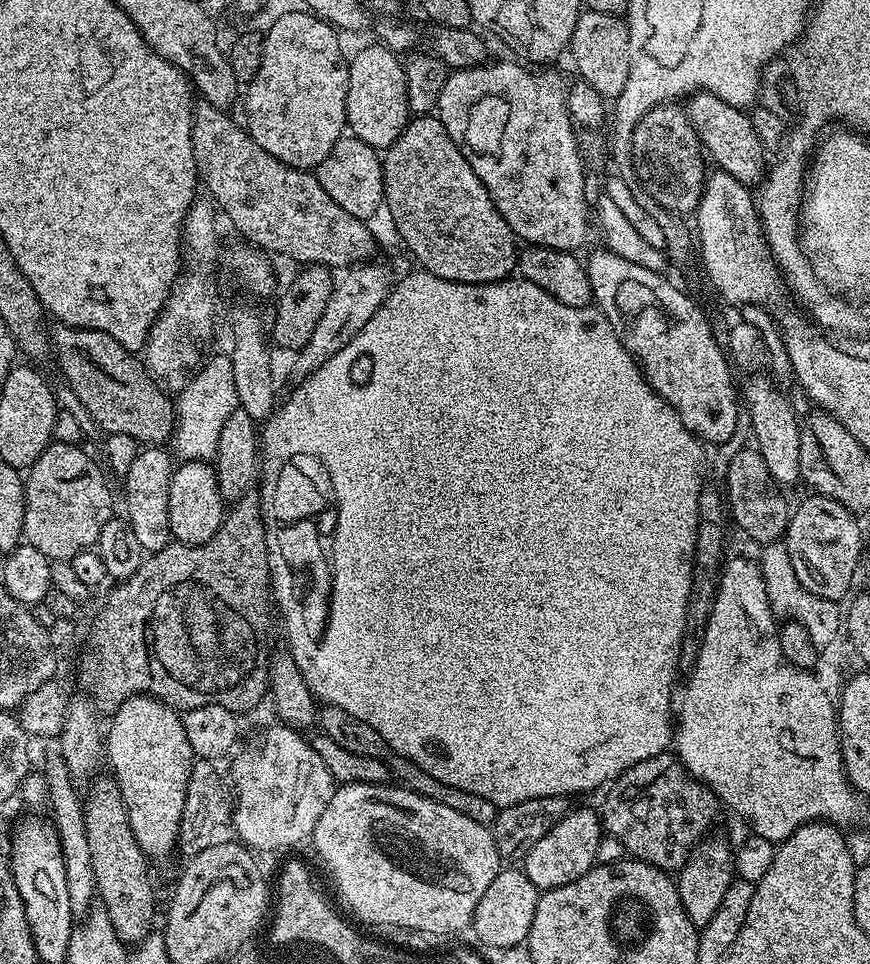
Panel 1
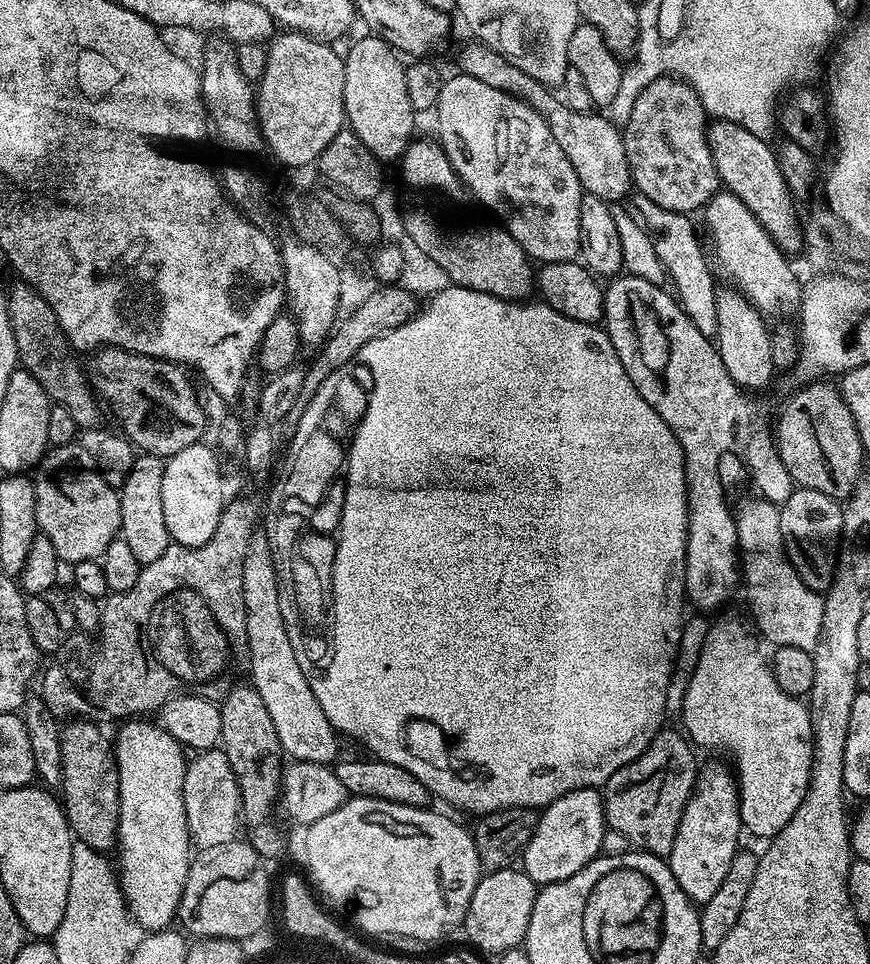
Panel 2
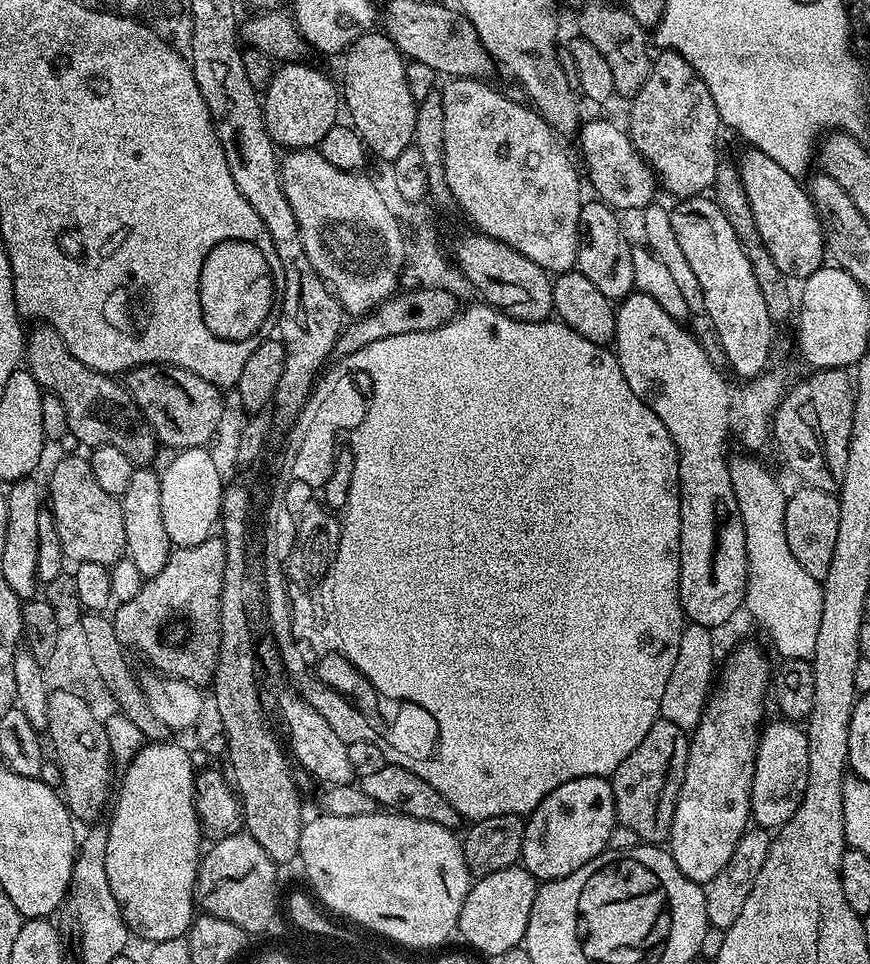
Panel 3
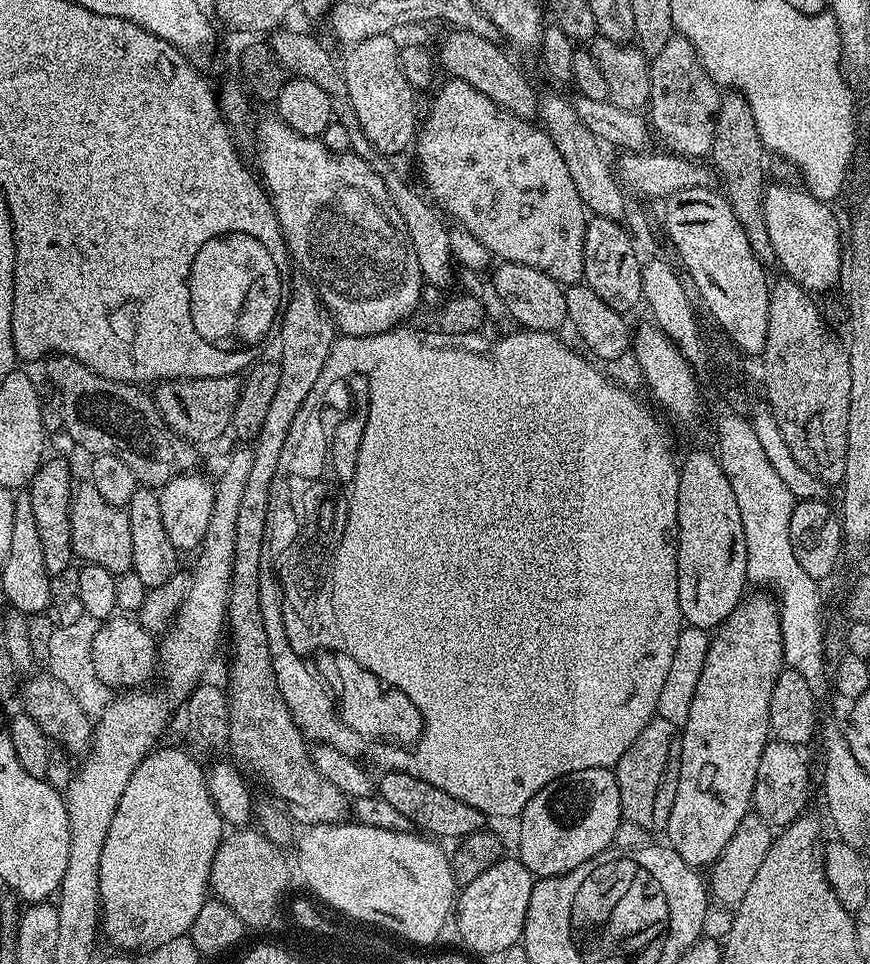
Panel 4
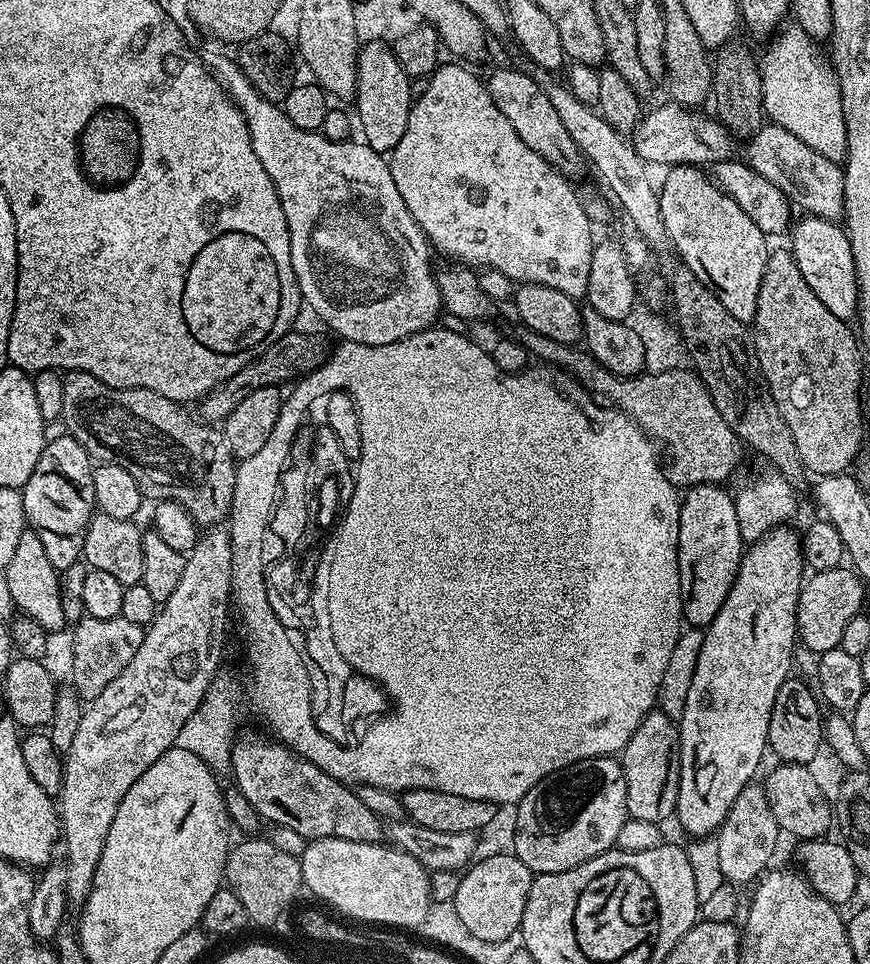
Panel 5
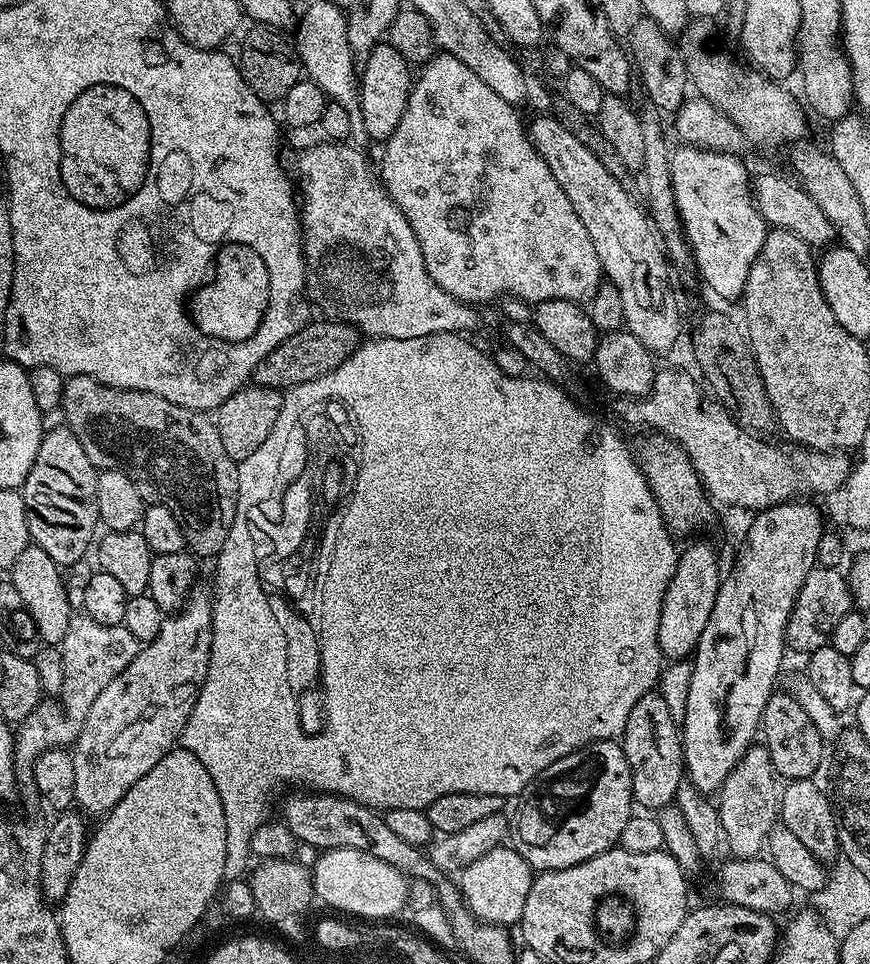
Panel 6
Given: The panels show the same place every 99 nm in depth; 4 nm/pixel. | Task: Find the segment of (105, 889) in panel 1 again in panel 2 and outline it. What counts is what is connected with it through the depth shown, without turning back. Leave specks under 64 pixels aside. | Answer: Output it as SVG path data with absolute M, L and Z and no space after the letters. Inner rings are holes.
M76 718L59 733L64 813L77 841L86 843L103 854L117 847L120 822L120 783L116 753L104 732L88 718ZM73 723L73 724L70 724Z

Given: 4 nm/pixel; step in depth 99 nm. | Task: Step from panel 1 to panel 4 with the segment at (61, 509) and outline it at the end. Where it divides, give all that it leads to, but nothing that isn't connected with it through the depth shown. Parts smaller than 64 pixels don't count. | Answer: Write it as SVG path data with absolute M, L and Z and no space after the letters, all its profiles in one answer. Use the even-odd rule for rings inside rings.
M84 482L81 488L79 485L73 491L70 538L72 539L72 551L77 561L102 566L116 577L132 571L134 545L130 538L127 511L110 506L110 502L105 502L102 494L94 490L91 482Z

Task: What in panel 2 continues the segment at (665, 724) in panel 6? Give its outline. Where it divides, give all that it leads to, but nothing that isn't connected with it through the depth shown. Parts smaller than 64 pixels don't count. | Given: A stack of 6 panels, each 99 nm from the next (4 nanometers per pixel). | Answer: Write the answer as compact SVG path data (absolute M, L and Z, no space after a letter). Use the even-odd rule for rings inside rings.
M662 730L650 742L650 746L646 746L646 750L642 750L642 754L634 758L634 762L622 766L622 770L618 770L602 785L604 818L607 827L618 830L618 834L626 834L628 843L633 849L665 858L674 846L674 834L678 834L678 824L686 810L688 799L692 797L692 791L696 789L698 771L695 756L697 753L687 735L679 731L678 733L668 731Z

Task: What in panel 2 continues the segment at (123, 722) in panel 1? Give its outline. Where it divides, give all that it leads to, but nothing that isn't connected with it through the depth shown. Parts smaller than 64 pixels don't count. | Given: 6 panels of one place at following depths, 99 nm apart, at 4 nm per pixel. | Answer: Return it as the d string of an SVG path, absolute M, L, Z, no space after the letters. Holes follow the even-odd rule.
M132 718L127 722L119 725L120 733L117 734L116 740L114 736L114 751L116 753L116 769L118 770L118 782L120 783L120 822L118 834L116 835L116 843L118 845L118 853L120 852L120 866L118 864L119 886L124 896L124 903L127 905L129 917L133 921L136 920L144 927L145 933L161 932L164 929L171 929L174 921L177 919L180 911L180 899L182 898L182 890L186 886L186 878L188 877L188 868L192 864L194 855L194 847L192 844L192 836L188 831L186 818L186 806L183 804L183 774L186 765L185 749L177 740L159 723L152 724L148 718Z

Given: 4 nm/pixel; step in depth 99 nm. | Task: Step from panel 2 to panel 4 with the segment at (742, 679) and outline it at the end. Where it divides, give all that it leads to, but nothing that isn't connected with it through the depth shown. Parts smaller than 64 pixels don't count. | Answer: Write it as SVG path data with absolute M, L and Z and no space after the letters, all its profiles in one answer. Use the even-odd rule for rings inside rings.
M773 739L762 750L762 762L758 766L756 789L752 791L755 815L761 816L769 826L783 830L805 815L808 804L808 791L812 780L808 777L808 756L799 744L787 744Z

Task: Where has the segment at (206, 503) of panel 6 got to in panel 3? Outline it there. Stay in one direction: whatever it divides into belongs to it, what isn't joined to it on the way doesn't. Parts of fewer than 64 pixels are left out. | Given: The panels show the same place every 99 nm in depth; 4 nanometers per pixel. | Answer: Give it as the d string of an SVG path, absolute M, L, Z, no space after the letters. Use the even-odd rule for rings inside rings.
M40 322L26 336L26 368L39 382L44 392L52 392L62 398L66 406L68 430L73 432L81 446L89 449L98 446L114 446L122 450L133 465L148 466L156 456L158 441L152 427L145 422L140 407L134 402L127 387L119 379L103 372L95 372L90 366L78 362L74 354L62 342L62 338L47 324Z

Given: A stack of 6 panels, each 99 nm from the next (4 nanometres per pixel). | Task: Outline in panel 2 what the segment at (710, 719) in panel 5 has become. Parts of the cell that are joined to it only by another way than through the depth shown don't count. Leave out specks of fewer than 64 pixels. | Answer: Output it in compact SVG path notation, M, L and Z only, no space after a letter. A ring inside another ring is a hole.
M708 764L696 774L696 789L688 799L686 810L678 824L678 834L674 834L674 846L666 857L678 886L693 904L702 906L714 898L730 862L736 856L740 844L740 786L733 769L724 764Z

